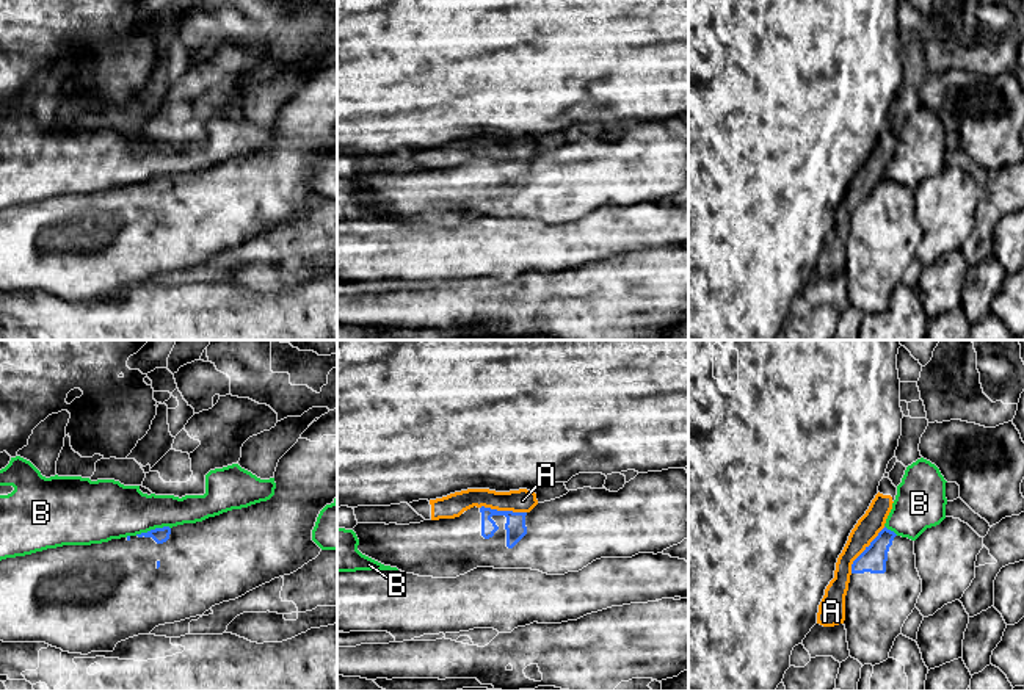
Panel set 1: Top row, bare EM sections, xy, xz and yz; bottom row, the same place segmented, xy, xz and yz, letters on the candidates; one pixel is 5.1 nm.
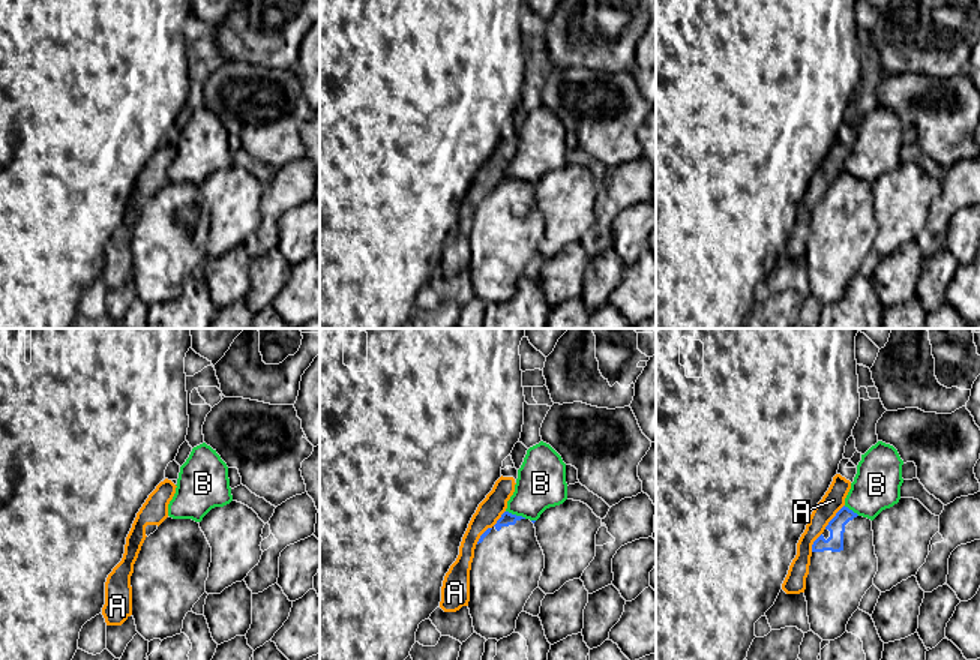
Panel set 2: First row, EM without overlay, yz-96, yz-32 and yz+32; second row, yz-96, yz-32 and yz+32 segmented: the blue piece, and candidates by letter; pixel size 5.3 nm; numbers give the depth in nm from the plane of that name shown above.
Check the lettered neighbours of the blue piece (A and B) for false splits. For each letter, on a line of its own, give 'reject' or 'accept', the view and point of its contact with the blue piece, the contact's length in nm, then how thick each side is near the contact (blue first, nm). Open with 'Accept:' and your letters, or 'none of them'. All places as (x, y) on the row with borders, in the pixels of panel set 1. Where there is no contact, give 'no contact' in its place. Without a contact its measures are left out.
Accept: none of them
A: reject; contact yz (864, 550); length 300 nm; calibres 130 and 120 nm
B: reject; contact xy (152, 530); length 190 nm; calibres 80 and 300 nm

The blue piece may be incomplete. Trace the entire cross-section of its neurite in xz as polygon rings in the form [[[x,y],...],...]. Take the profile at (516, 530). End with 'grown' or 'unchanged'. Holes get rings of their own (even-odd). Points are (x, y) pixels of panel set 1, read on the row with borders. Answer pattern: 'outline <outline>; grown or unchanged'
outline [[[688,472],[638,473],[618,492],[583,487],[538,503],[530,512],[470,508],[455,519],[420,523],[358,523],[358,550],[405,573],[456,578],[477,567],[532,569],[547,575],[579,572],[601,558],[662,553],[688,537]]]; grown

